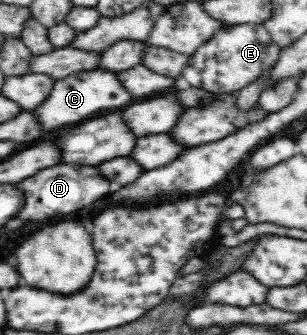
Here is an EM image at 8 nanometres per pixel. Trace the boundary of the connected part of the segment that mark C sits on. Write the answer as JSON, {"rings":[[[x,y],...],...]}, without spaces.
{"rings":[[[99,68],[73,73],[63,79],[55,80],[49,97],[46,97],[43,103],[39,104],[37,109],[33,109],[31,113],[37,117],[39,125],[45,131],[51,131],[51,129],[63,127],[63,125],[71,125],[71,123],[80,124],[97,113],[123,109],[134,102],[135,97],[126,91],[117,77],[116,71]]]}

